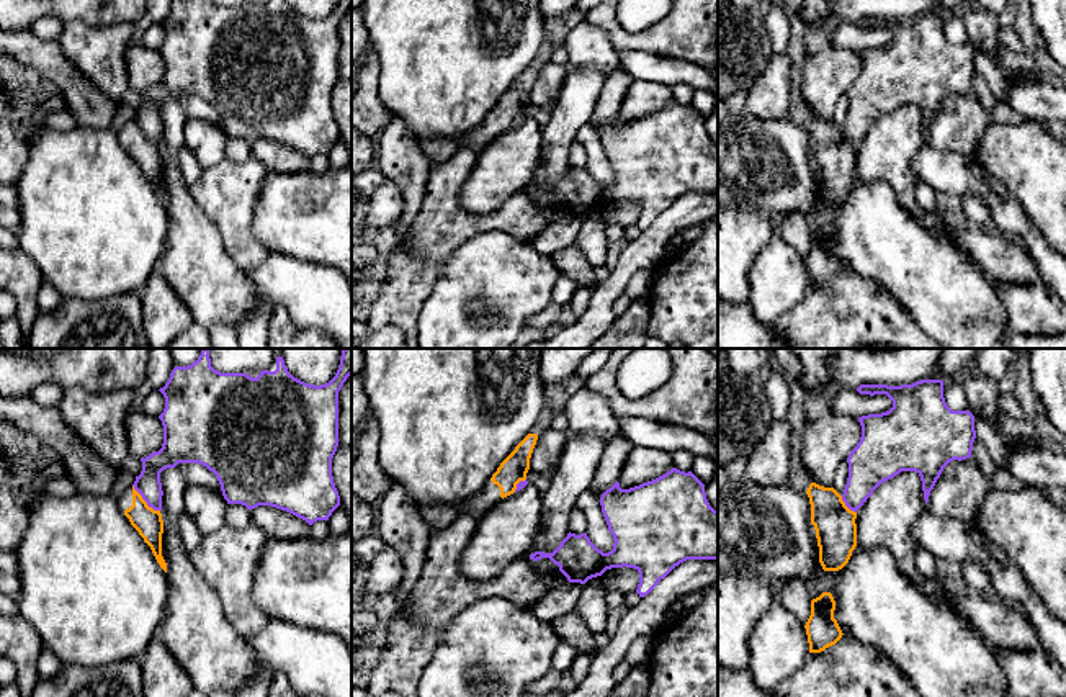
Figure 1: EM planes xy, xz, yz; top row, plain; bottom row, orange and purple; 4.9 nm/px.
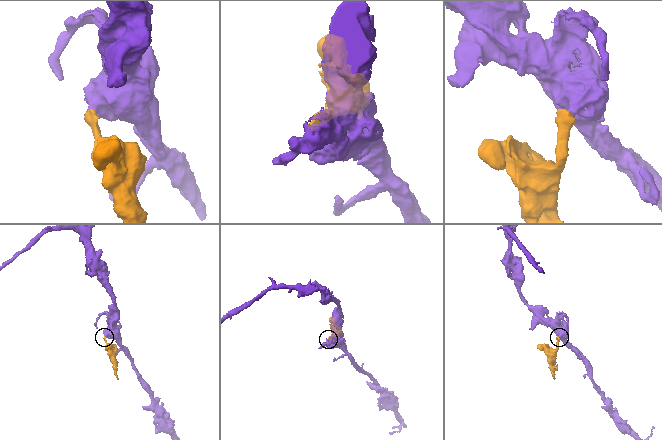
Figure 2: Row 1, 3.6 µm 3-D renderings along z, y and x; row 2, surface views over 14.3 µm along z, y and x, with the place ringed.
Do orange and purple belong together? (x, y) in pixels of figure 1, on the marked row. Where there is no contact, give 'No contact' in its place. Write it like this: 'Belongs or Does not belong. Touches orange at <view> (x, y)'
Does not belong. Touches orange at xy (144, 501)

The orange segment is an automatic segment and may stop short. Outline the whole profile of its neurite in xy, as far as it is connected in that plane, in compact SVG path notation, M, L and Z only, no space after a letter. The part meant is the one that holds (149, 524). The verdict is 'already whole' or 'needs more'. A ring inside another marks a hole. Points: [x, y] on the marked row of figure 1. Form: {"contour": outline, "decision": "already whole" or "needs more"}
{"contour": "M128 486L119 497L119 509L129 519L131 525L139 532L144 542L150 546L157 563L167 573L167 563L162 556L163 520L160 510L147 506L142 496Z", "decision": "needs more"}

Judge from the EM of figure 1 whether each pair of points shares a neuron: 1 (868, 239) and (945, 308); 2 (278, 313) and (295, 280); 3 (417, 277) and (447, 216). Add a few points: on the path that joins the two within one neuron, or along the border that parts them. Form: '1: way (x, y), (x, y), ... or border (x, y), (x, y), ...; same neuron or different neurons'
1: way (888, 251), (926, 288); same neuron
2: border (275, 303), (286, 311), (295, 324), (314, 328); different neurons
3: way (417, 262), (437, 231); same neuron

